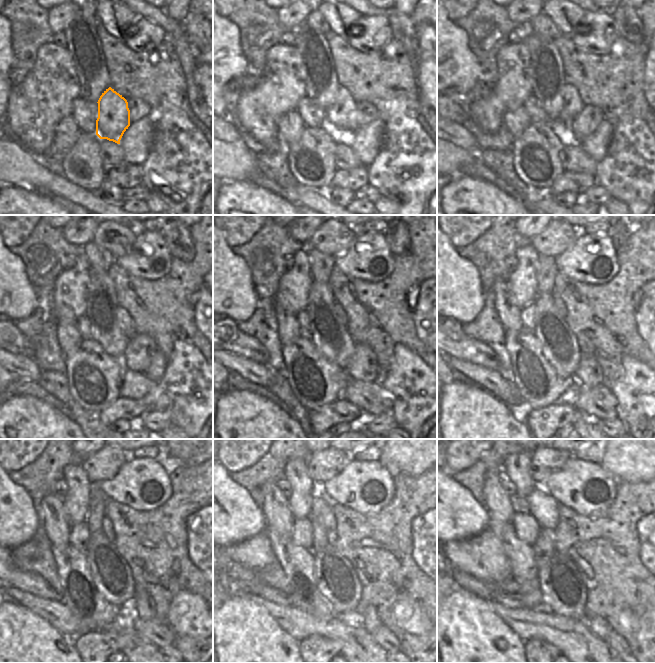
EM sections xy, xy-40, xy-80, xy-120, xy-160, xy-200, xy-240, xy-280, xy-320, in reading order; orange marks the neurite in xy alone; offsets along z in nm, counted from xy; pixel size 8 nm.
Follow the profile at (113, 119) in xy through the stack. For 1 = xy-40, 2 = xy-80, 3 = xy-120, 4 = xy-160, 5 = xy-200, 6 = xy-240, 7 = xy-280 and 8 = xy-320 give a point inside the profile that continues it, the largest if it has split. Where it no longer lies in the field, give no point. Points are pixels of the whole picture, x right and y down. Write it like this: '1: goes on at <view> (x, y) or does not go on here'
1: goes on at xy-40 (338, 114)
2: goes on at xy-80 (573, 104)
3: goes on at xy-120 (125, 322)
4: goes on at xy-160 (340, 311)
5: goes on at xy-200 (558, 303)
6: goes on at xy-240 (107, 526)
7: goes on at xy-280 (321, 506)
8: goes on at xy-320 (544, 508)

